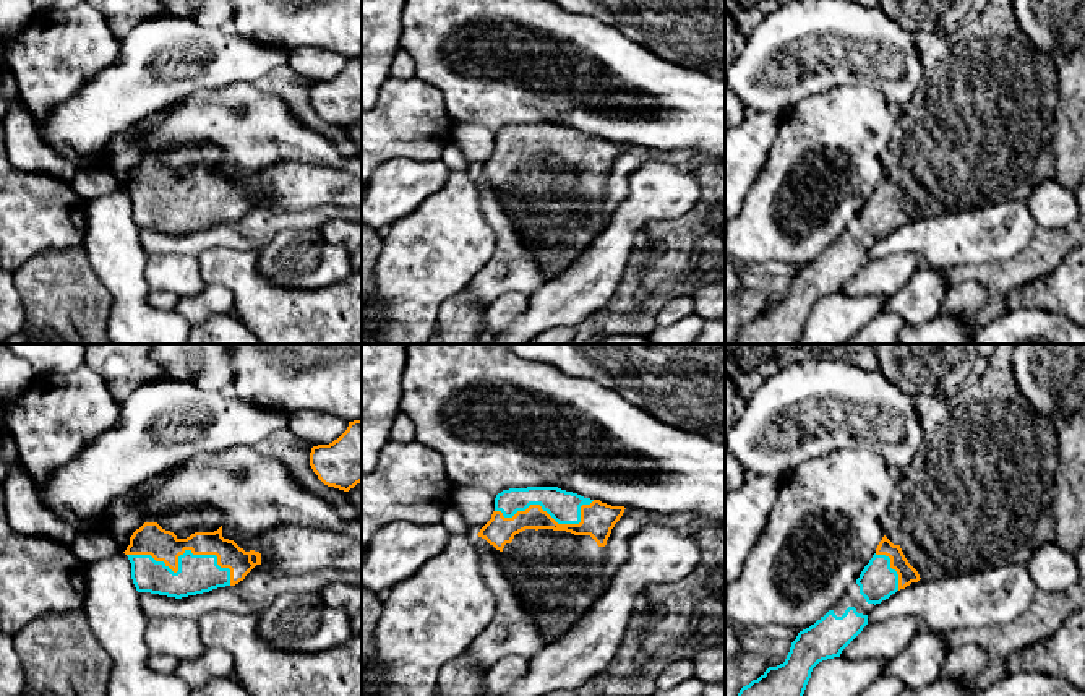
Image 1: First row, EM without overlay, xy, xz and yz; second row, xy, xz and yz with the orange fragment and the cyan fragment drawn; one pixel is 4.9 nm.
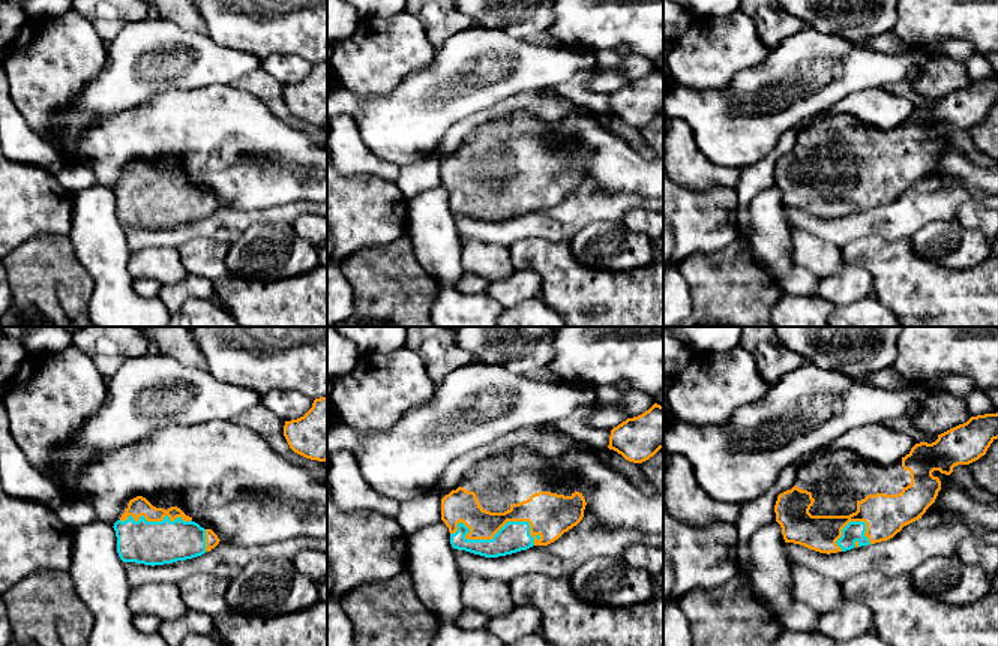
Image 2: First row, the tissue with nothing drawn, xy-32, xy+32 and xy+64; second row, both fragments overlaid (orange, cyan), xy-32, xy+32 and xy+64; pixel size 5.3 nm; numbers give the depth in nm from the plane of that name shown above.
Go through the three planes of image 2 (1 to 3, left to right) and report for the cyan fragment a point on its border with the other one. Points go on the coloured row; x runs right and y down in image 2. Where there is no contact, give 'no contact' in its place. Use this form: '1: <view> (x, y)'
1: xy-32 (156, 520)
2: xy+32 (494, 534)
3: xy+64 (842, 528)

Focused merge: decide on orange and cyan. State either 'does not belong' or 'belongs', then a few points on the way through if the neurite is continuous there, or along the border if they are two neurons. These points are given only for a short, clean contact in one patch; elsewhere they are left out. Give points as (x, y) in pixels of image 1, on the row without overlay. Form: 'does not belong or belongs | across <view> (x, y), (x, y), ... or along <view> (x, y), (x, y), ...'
belongs

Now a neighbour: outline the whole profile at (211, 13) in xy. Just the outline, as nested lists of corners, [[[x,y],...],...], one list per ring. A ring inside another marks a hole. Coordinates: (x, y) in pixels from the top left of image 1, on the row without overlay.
[[[157,0],[162,15],[191,16],[204,28],[230,28],[235,18],[232,0]]]

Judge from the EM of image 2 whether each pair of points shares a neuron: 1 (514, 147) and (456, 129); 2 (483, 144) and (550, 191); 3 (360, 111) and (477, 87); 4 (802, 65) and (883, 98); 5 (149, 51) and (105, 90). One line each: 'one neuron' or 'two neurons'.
1: two neurons
2: one neuron
3: one neuron
4: two neurons
5: one neuron

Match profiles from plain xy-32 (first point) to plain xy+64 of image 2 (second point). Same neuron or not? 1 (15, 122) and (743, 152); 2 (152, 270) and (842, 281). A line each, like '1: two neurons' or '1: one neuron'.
1: two neurons
2: two neurons

